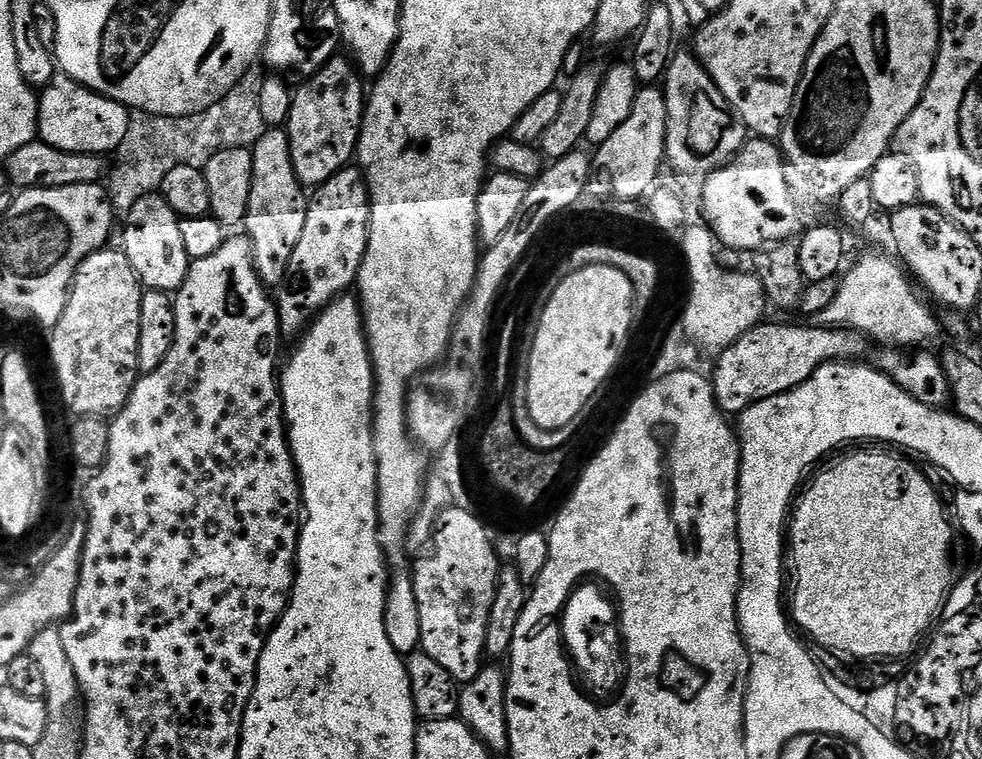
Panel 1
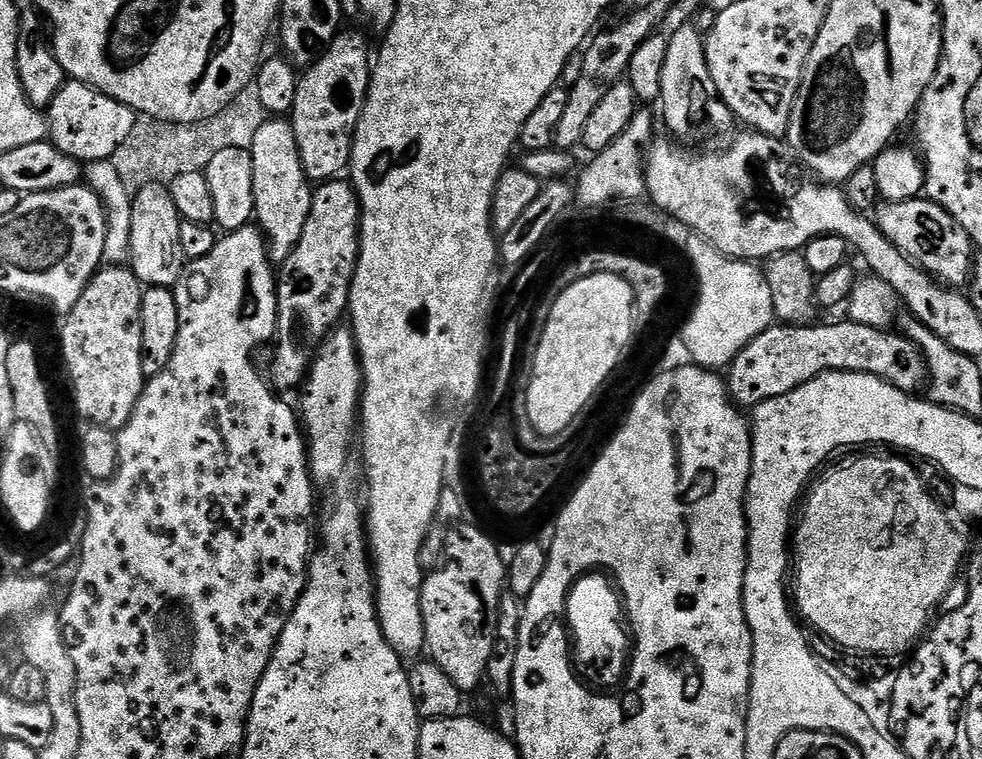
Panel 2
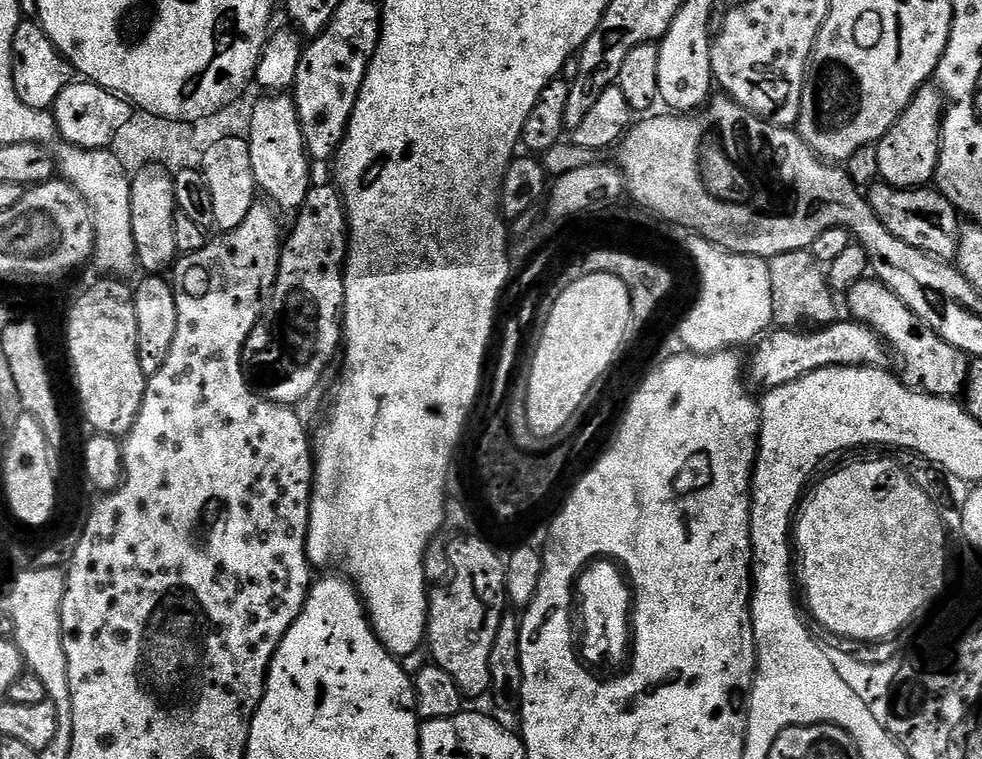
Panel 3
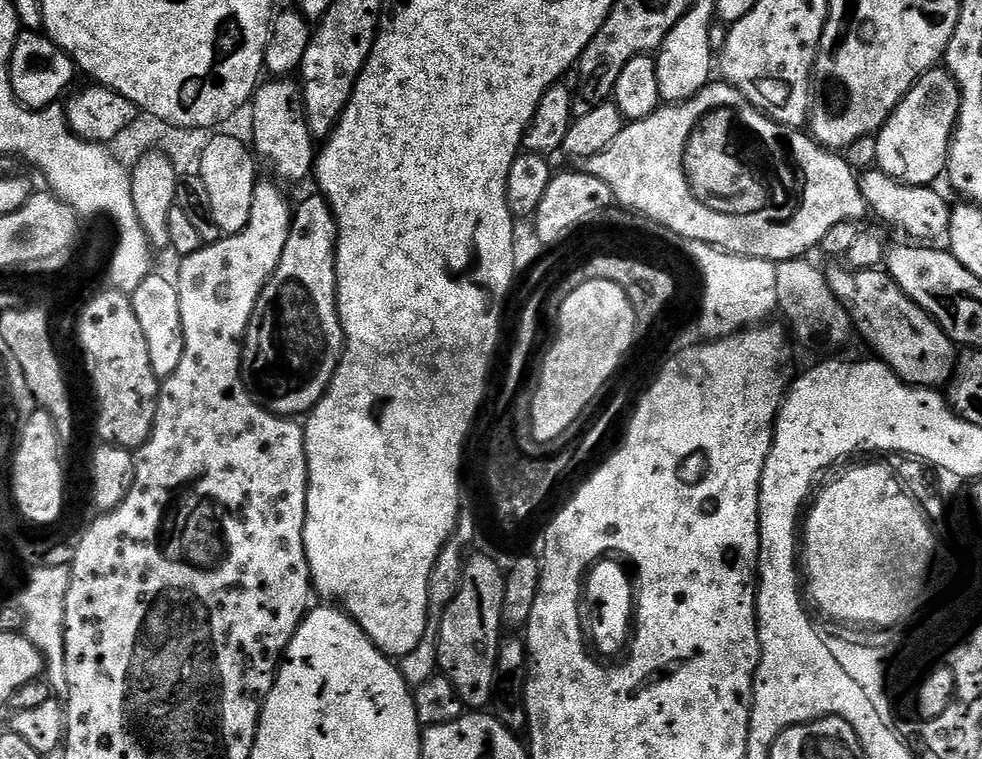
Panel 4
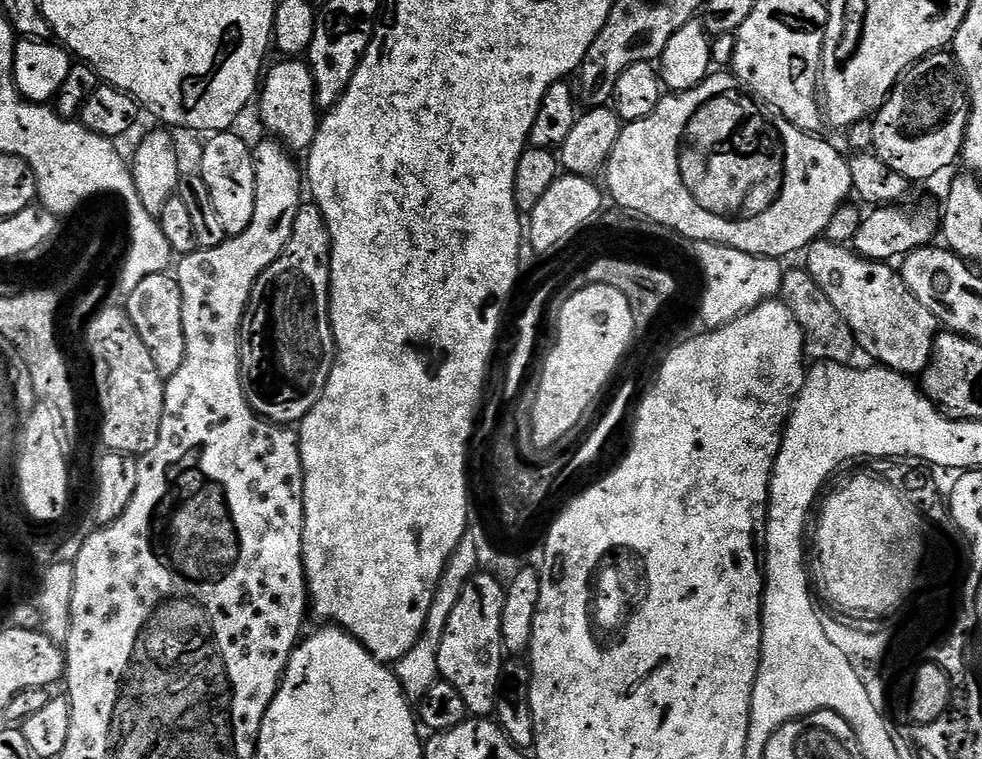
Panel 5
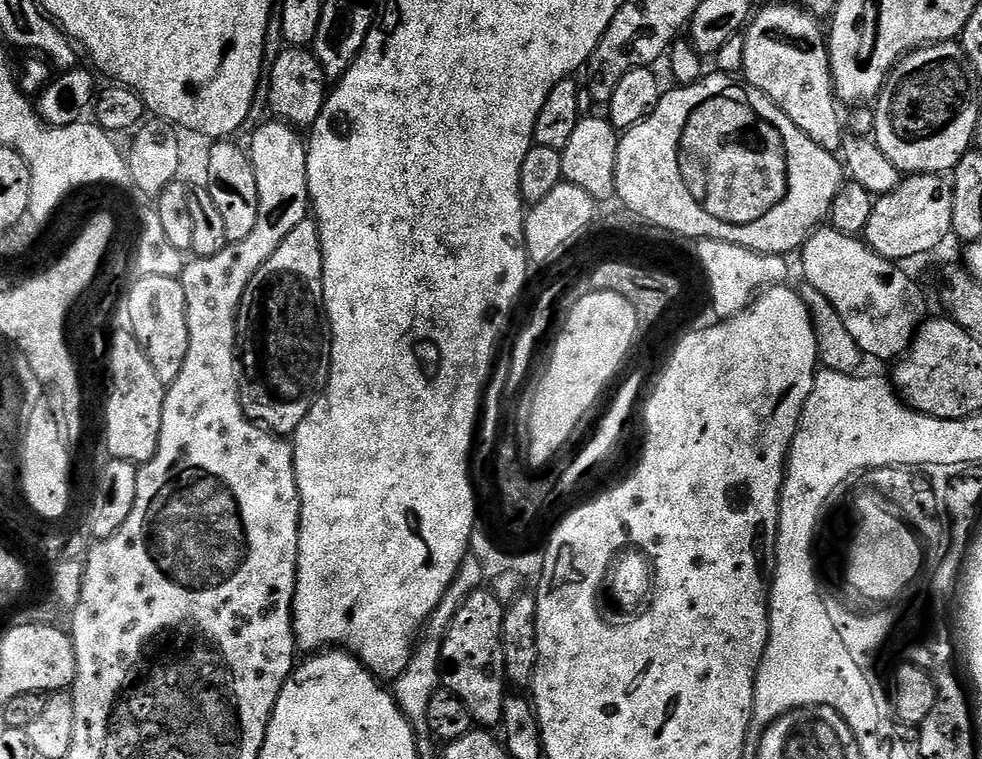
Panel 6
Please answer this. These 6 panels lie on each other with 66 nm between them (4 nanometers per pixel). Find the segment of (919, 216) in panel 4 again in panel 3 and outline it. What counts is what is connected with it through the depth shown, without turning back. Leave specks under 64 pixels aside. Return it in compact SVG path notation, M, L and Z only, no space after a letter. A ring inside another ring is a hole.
M877 182L867 189L866 199L872 213L879 218L882 226L886 226L886 230L890 230L890 234L894 234L894 238L900 238L906 246L914 246L940 261L955 261L960 245L956 224L958 213L939 191L890 188L883 182Z

